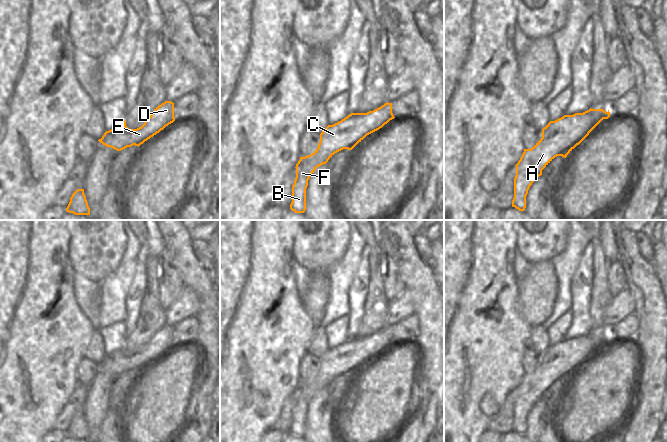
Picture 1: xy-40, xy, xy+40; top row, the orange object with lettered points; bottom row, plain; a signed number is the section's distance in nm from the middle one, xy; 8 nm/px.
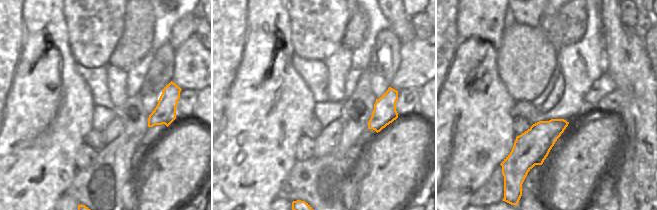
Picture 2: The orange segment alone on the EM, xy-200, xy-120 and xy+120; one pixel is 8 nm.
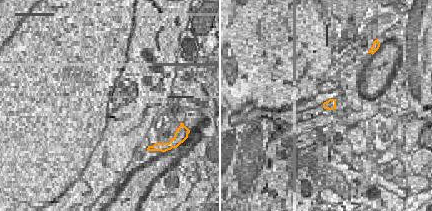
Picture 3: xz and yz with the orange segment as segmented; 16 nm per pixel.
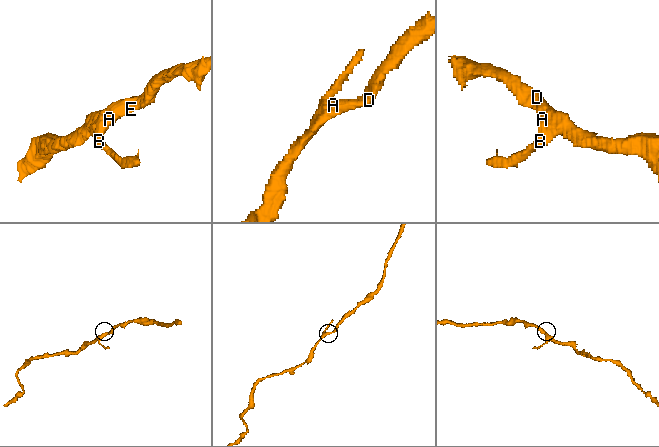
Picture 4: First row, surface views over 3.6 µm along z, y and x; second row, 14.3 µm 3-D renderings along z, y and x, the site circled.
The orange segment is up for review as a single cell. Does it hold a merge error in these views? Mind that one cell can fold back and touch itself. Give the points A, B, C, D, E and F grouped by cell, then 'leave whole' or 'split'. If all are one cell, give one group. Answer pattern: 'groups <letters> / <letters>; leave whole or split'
groups A B C D E F; leave whole

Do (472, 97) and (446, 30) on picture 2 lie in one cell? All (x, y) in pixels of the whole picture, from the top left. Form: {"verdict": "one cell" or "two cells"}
{"verdict": "one cell"}

